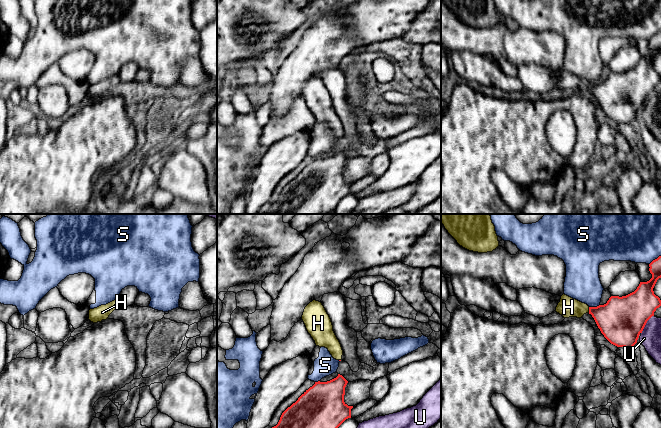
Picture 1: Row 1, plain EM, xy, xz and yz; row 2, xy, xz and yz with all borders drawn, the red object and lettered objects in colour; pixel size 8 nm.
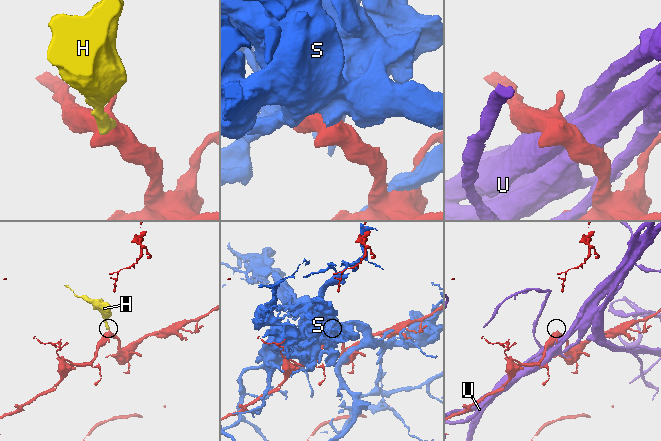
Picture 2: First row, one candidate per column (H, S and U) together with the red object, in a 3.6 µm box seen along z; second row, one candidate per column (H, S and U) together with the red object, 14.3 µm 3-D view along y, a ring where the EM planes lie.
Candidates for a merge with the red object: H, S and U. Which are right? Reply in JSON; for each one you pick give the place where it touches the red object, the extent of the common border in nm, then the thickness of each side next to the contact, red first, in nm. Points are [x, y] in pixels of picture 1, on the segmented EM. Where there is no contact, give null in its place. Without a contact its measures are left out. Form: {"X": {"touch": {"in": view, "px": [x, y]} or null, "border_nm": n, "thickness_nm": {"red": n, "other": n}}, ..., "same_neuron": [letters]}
{"H": {"touch": {"in": "yz", "px": [589, 310]}, "border_nm": 50, "thickness_nm": {"red": 340, "other": 160}}, "same_neuron": ["H"]}

